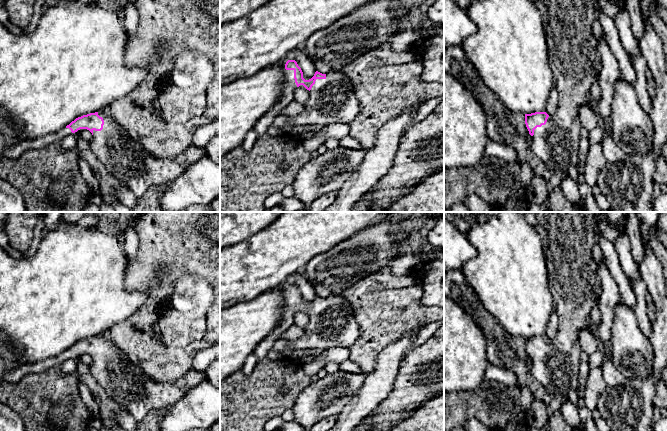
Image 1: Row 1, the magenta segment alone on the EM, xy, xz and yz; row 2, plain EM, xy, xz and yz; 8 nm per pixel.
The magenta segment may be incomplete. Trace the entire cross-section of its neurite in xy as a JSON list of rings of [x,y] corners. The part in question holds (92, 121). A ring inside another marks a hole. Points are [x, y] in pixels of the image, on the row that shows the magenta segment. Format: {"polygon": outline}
{"polygon": [[[99,111],[78,117],[66,127],[41,138],[22,140],[0,158],[18,159],[25,151],[60,142],[80,129],[92,133],[91,152],[137,198],[154,186],[175,180],[191,164],[206,157],[205,147],[192,144],[175,158],[153,156],[131,138],[111,115]]]}

